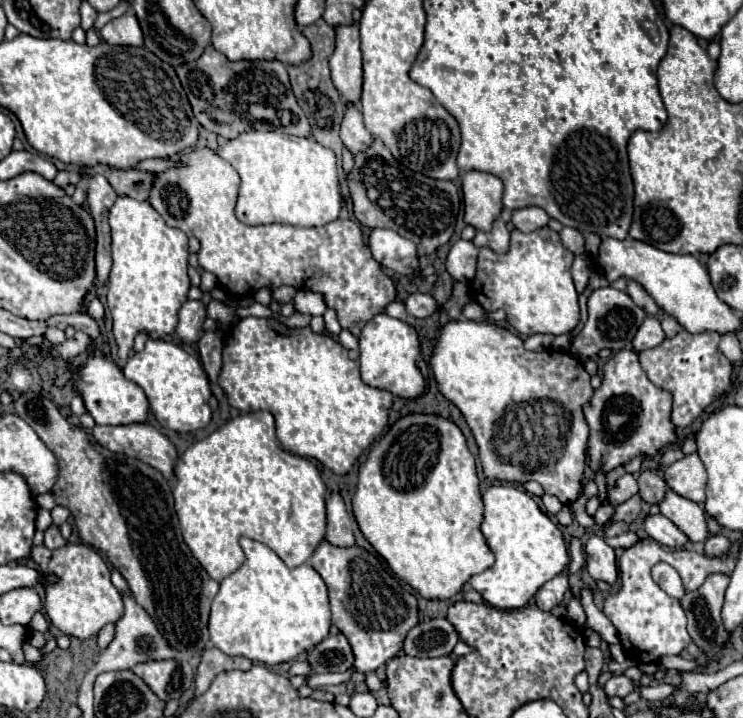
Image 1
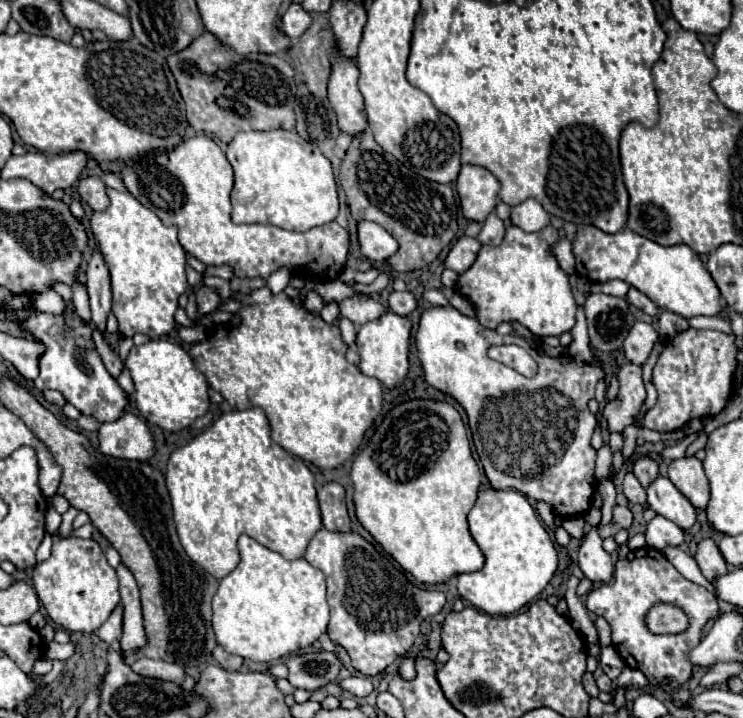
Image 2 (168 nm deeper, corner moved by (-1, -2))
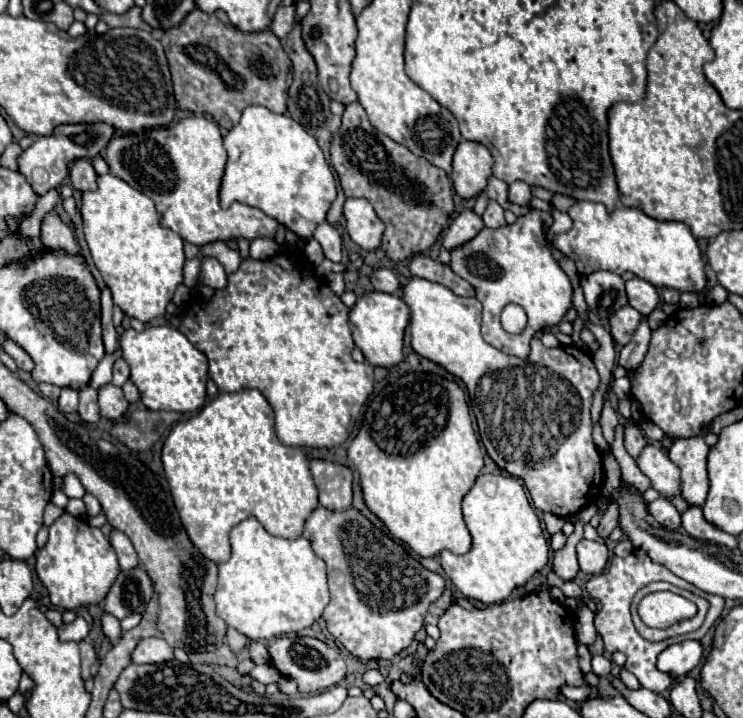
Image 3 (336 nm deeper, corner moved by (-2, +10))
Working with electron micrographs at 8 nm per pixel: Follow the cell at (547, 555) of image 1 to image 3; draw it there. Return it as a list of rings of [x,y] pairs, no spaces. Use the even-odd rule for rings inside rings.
[[[480,474],[462,500],[462,512],[472,536],[470,552],[458,556],[450,550],[442,550],[438,558],[446,576],[466,598],[482,604],[502,602],[514,588],[524,586],[548,564],[544,532],[522,484],[516,478],[504,474]]]

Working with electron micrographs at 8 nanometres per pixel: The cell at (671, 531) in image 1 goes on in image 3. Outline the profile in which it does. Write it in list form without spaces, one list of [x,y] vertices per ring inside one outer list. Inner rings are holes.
[[[660,496],[658,500],[654,500],[654,502],[650,502],[648,504],[648,512],[652,514],[652,518],[660,524],[660,526],[664,526],[664,528],[668,528],[668,530],[678,530],[680,528],[680,512],[672,506],[672,502],[670,500],[666,500],[664,496]]]

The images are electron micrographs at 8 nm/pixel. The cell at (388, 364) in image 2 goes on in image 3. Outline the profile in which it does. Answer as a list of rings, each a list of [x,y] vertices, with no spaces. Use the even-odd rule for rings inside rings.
[[[366,292],[350,308],[348,320],[350,320],[354,344],[362,350],[364,358],[372,366],[392,368],[398,362],[402,362],[404,358],[402,338],[404,338],[404,330],[410,320],[410,308],[408,304],[402,302],[402,298],[398,298],[396,294],[386,294],[386,292]]]

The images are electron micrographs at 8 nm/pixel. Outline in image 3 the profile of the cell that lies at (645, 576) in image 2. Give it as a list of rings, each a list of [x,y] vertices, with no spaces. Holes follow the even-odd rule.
[[[634,550],[634,552],[628,554],[626,558],[614,556],[606,572],[594,574],[594,576],[588,580],[586,590],[588,590],[588,594],[590,594],[594,600],[600,602],[600,612],[598,612],[596,618],[594,618],[594,626],[596,626],[598,634],[602,636],[606,650],[608,650],[610,654],[612,654],[614,650],[626,654],[628,660],[626,660],[624,666],[638,678],[640,686],[642,686],[642,688],[648,688],[648,690],[652,690],[652,692],[658,692],[658,694],[664,692],[664,690],[668,690],[668,688],[674,684],[674,680],[672,680],[668,674],[664,674],[664,672],[656,672],[656,656],[658,656],[664,648],[668,648],[668,646],[672,646],[672,644],[678,644],[678,642],[682,642],[682,640],[700,640],[700,638],[710,630],[710,626],[714,626],[714,622],[722,616],[725,608],[725,599],[722,598],[722,596],[708,596],[706,592],[700,592],[698,588],[692,588],[692,584],[688,584],[686,580],[674,576],[670,570],[654,564],[654,562],[648,558],[648,554],[646,554],[646,552],[640,552],[640,550]],[[656,580],[670,582],[670,584],[674,584],[674,586],[678,586],[678,588],[688,588],[690,592],[694,592],[694,594],[698,594],[698,596],[702,596],[702,598],[706,598],[706,600],[710,602],[708,616],[706,616],[704,624],[702,624],[696,632],[690,632],[690,634],[684,634],[684,636],[676,636],[676,638],[668,638],[668,640],[664,640],[664,642],[648,642],[648,640],[644,640],[644,638],[636,632],[636,628],[634,628],[634,624],[632,624],[632,616],[630,616],[630,602],[632,602],[634,594],[636,594],[642,586],[646,586],[646,584],[650,584],[650,582],[656,582]]]

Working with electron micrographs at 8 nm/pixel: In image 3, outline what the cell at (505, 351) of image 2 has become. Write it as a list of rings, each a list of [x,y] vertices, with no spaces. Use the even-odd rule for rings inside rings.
[[[530,210],[530,214],[520,216],[514,224],[506,224],[496,230],[482,228],[478,236],[450,250],[452,272],[456,272],[460,278],[468,280],[474,286],[476,298],[484,306],[482,314],[484,340],[512,356],[528,354],[530,338],[538,330],[550,330],[552,326],[560,324],[564,314],[572,306],[570,280],[562,272],[558,262],[552,258],[550,250],[546,248],[542,236],[544,224],[552,224],[550,214],[542,210]],[[510,302],[520,304],[528,314],[528,326],[524,334],[508,334],[500,326],[500,312]]]

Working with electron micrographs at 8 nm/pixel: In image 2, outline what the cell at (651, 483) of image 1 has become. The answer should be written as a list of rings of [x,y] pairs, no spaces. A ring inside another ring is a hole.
[[[639,458],[639,460],[635,462],[635,476],[637,476],[637,480],[641,482],[641,486],[647,488],[647,486],[659,476],[657,462],[651,460],[651,458]]]

